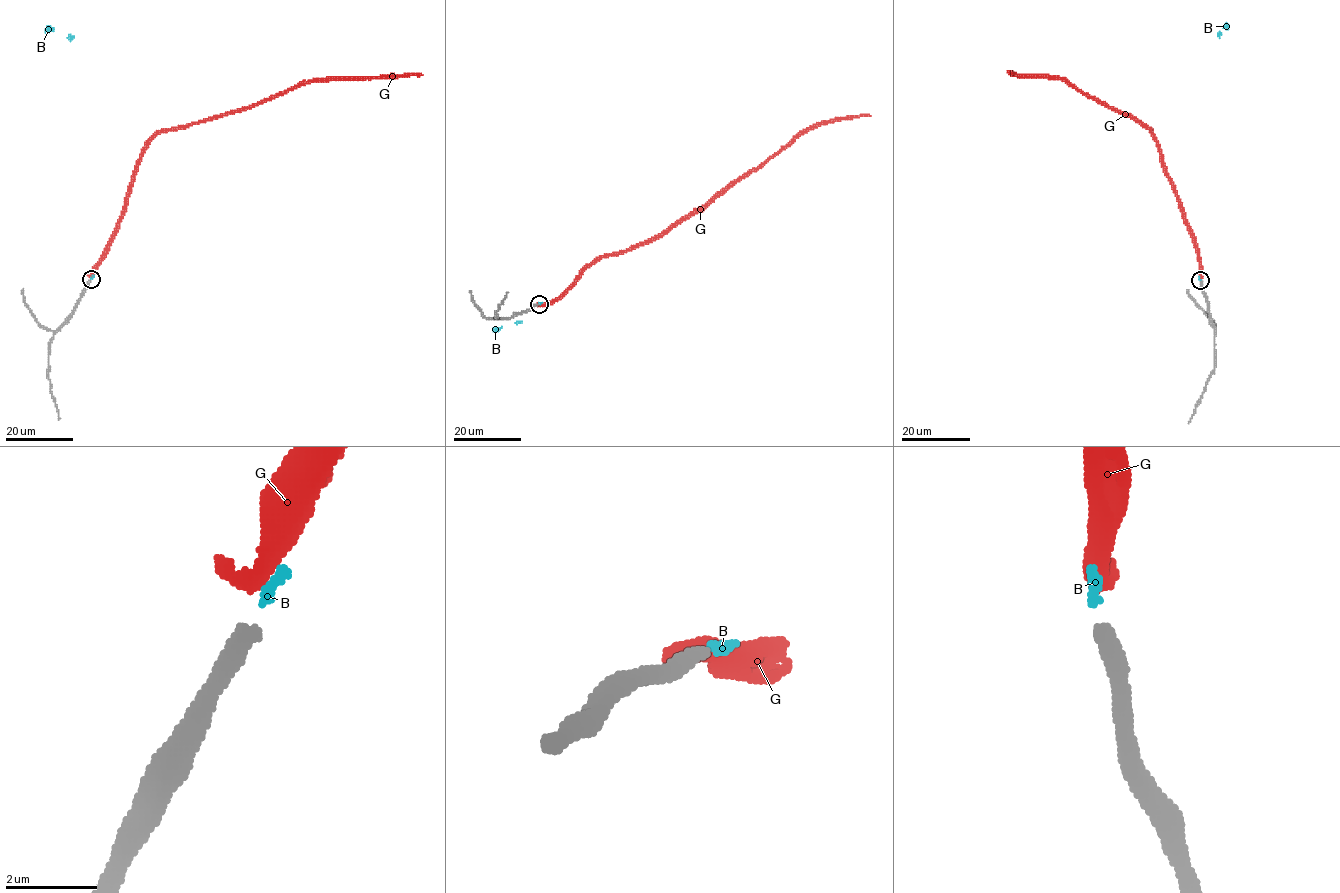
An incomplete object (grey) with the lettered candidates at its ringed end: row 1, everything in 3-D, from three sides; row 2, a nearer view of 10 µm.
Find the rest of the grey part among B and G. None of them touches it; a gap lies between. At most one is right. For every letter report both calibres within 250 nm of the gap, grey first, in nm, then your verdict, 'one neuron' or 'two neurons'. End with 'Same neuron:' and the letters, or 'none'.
B: 380 nm thick on the grey side, 190 nm on the other; one neuron
G: 380 nm thick on the grey side, 500 nm on the other; two neurons
Same neuron: B

